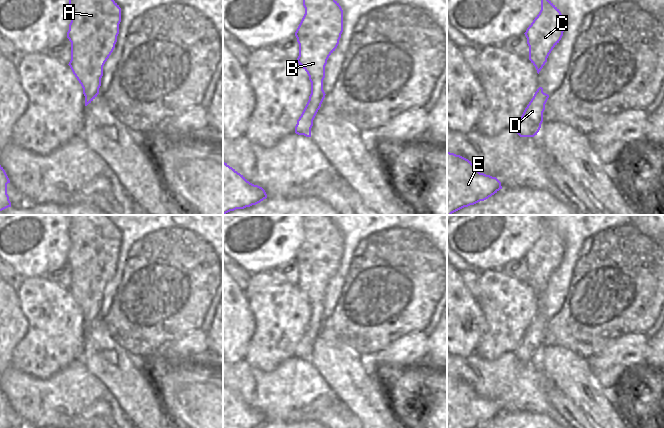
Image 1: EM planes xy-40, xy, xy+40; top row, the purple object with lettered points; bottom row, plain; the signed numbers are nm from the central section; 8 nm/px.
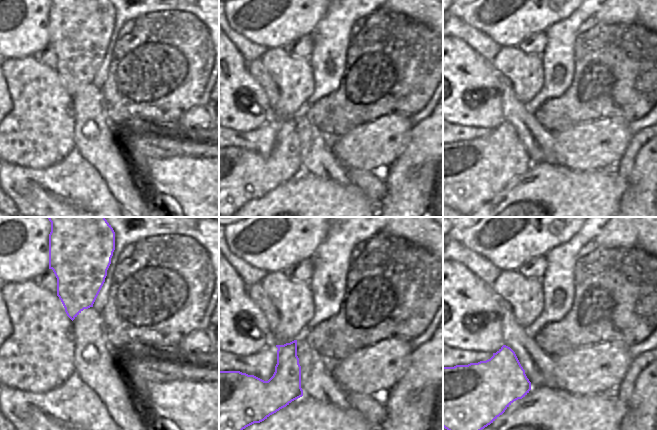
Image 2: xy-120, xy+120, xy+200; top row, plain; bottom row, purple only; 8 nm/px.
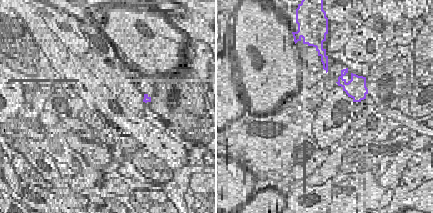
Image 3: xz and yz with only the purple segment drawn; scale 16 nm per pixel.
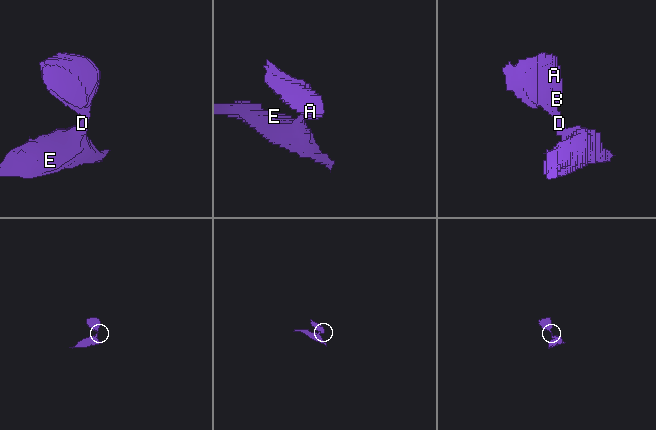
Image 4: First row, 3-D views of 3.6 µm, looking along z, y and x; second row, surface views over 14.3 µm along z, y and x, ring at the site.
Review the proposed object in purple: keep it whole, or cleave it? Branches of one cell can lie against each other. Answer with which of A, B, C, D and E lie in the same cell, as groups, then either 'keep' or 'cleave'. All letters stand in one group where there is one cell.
groups A B C D E; keep

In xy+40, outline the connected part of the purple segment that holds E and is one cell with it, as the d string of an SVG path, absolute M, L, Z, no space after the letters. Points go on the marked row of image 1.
M447 151L447 215L484 201L500 189L496 177L480 173L471 161Z

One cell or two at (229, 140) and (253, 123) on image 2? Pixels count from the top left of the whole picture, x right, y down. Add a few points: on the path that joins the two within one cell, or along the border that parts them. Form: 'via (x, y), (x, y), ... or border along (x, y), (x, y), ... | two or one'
border along (264, 125), (245, 132), (229, 129) | two

